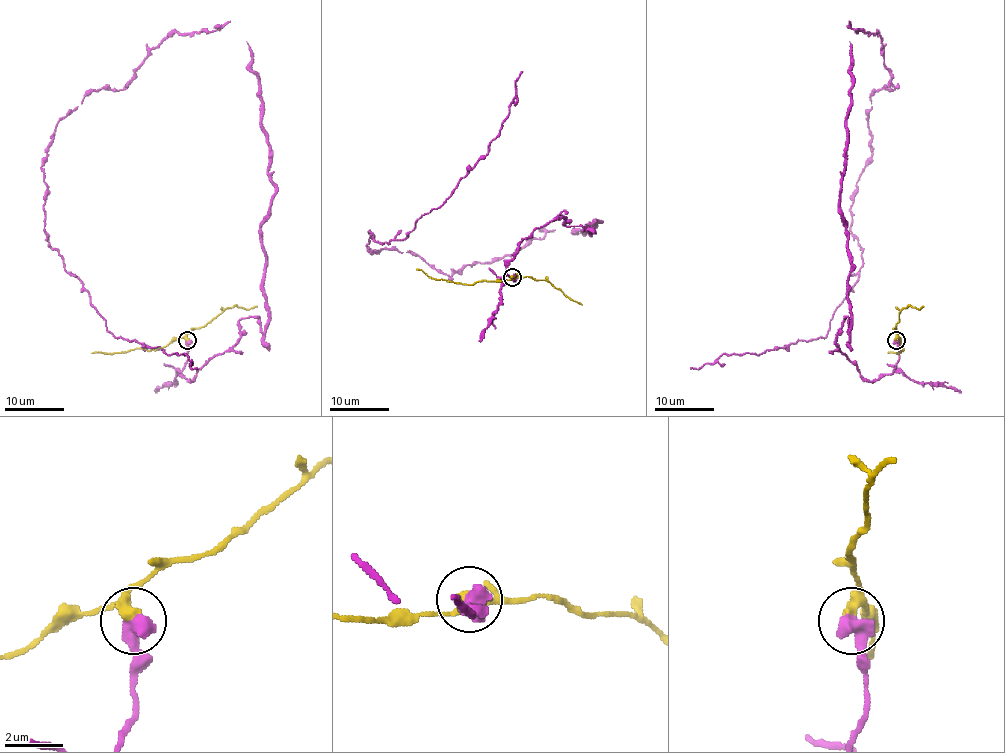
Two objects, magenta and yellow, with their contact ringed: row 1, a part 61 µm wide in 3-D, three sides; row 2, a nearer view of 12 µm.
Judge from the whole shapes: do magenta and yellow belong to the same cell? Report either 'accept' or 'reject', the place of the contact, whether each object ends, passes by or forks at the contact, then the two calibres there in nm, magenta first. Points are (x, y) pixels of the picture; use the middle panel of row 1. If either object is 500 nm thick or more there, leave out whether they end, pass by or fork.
reject | (512, 277) | 700/280 nm

